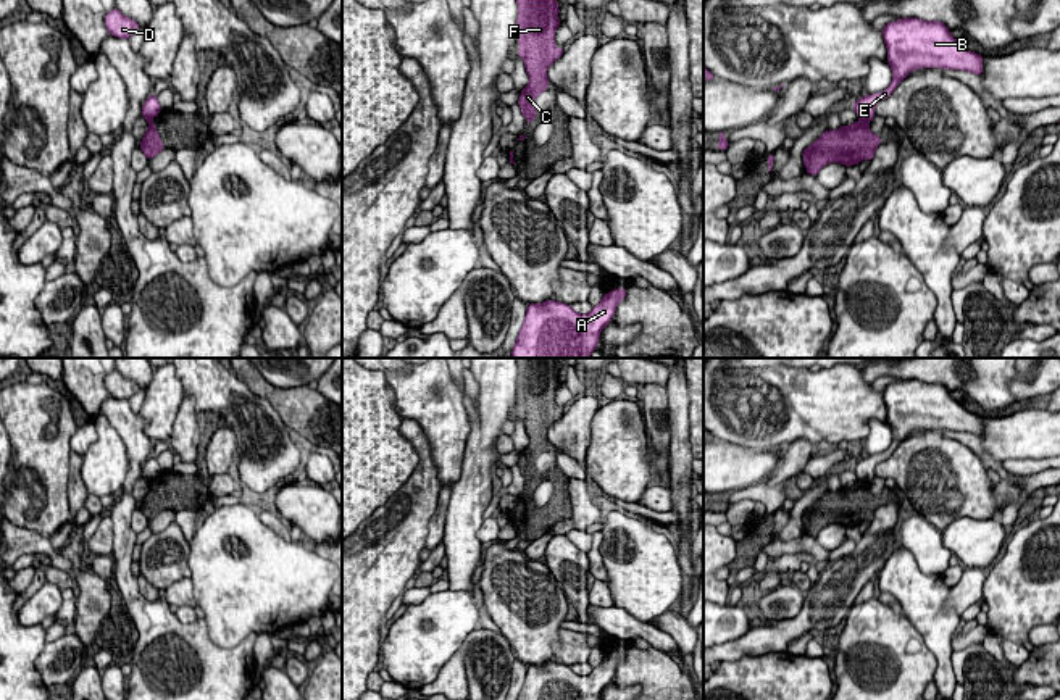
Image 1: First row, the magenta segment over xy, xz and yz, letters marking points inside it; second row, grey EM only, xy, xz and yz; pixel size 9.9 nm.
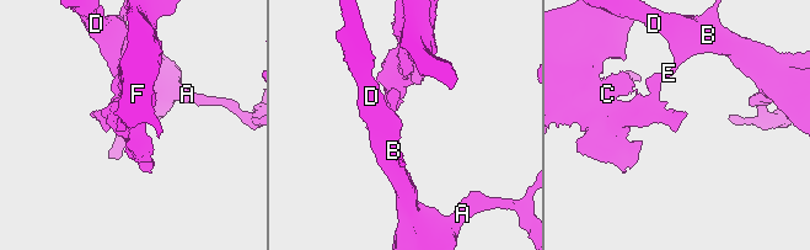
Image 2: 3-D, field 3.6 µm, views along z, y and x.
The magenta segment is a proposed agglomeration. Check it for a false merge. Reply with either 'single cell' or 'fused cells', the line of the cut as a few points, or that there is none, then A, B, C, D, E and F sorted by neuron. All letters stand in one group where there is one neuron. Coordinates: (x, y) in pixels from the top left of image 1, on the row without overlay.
fused cells | yz (863, 481), (867, 484) | A B D E / C F

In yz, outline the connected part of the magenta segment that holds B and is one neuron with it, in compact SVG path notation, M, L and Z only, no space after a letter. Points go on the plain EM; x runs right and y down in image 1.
M902 379L887 384L883 397L889 415L887 424L894 439L886 452L853 463L858 481L866 484L874 479L876 465L887 460L913 431L945 429L983 435L984 418L970 413L962 403L955 402L941 382Z

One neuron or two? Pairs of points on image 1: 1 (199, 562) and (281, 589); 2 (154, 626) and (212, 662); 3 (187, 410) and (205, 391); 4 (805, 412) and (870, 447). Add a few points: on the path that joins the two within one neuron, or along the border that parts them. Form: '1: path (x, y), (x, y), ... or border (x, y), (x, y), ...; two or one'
1: path (220, 562), (231, 562), (249, 579), (260, 583); one
2: path (168, 629), (176, 629), (197, 649); one
3: border (186, 392), (194, 399), (197, 412); two
4: border (886, 423), (872, 420), (870, 433), (862, 442); two

